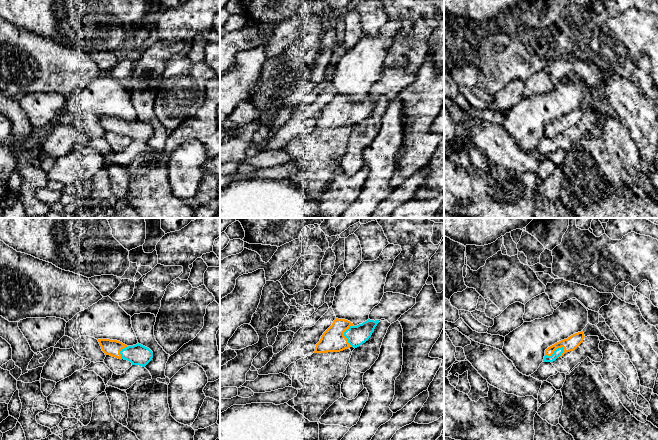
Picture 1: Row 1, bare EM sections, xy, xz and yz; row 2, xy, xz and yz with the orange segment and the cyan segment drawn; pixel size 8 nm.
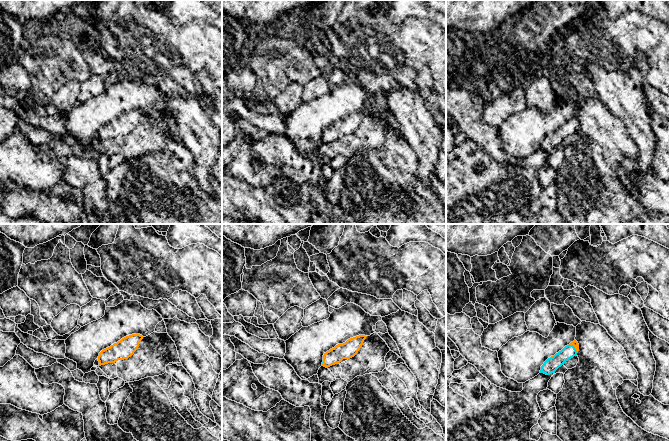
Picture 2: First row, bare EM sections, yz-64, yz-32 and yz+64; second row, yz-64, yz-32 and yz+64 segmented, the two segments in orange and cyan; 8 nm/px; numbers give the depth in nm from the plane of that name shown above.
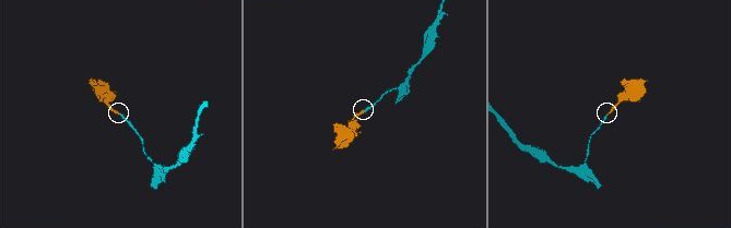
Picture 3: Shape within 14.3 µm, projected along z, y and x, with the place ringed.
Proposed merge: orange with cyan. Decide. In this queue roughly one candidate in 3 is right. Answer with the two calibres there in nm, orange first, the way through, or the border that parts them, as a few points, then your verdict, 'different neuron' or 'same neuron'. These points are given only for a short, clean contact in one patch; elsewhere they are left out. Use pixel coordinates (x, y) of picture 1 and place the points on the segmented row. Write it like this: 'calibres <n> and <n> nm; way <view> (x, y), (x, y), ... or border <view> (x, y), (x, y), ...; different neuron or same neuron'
calibres 110 and 70 nm; way yz (571, 343), (554, 350), (557, 353); same neuron

